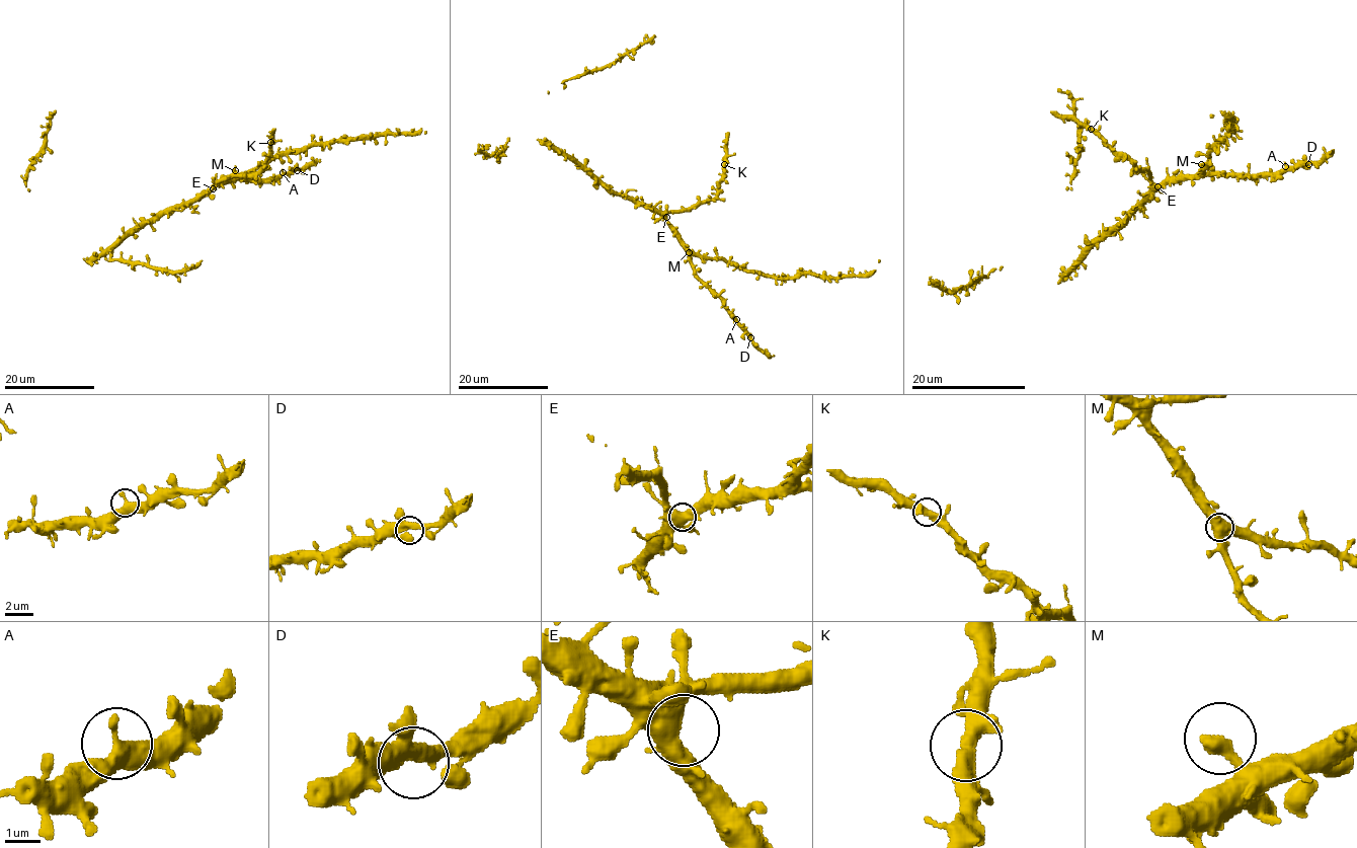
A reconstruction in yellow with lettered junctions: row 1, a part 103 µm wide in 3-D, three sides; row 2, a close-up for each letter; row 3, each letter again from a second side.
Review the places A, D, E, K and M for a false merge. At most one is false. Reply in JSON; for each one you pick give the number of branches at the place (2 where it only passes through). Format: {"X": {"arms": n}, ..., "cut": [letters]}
{"cut": []}

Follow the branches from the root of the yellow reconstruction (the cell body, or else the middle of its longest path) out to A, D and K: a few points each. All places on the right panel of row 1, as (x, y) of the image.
A: (1133, 212), (1159, 186), (1173, 180), (1199, 175), (1277, 175), (1285, 166)
D: (1133, 212), (1159, 186), (1173, 180), (1199, 175), (1281, 175), (1308, 164)
K: (1133, 212), (1146, 200), (1150, 175), (1120, 158), (1091, 128)

